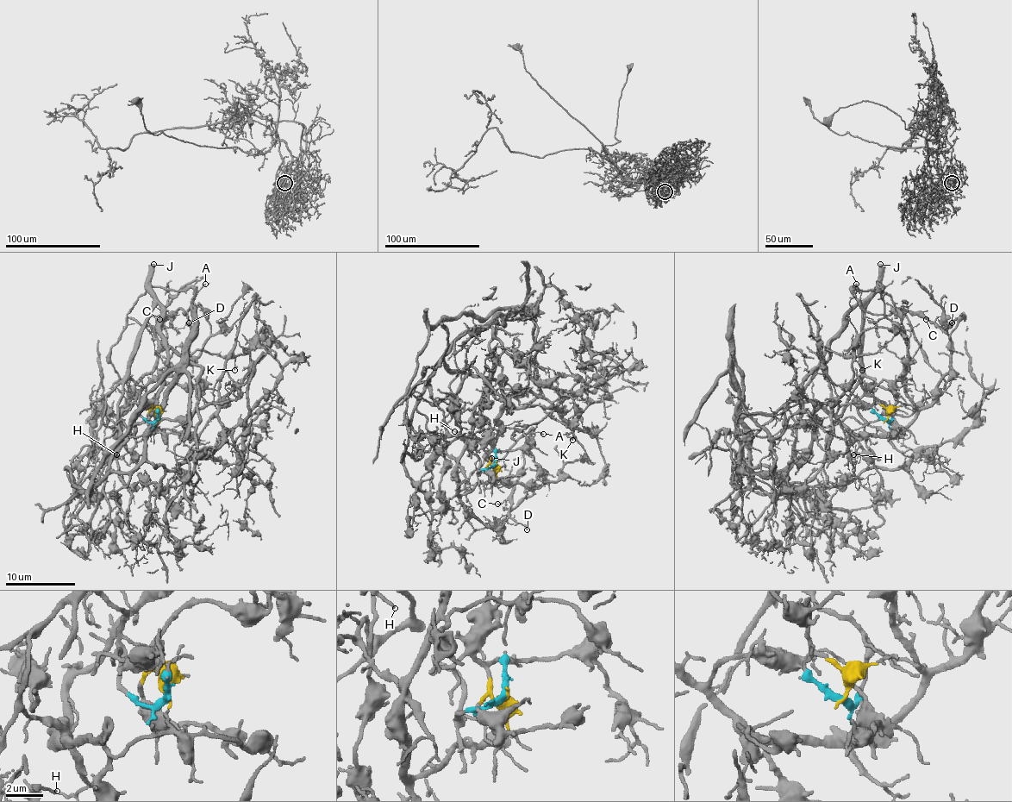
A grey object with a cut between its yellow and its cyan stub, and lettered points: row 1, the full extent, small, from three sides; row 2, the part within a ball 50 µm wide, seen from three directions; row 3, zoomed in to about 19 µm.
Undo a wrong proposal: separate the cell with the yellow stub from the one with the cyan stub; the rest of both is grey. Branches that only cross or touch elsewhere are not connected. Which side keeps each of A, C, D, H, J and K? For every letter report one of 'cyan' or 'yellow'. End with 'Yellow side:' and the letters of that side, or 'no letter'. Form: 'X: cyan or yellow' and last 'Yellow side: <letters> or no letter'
A: cyan
C: cyan
D: cyan
H: cyan
J: cyan
K: cyan
Yellow side: no letter

